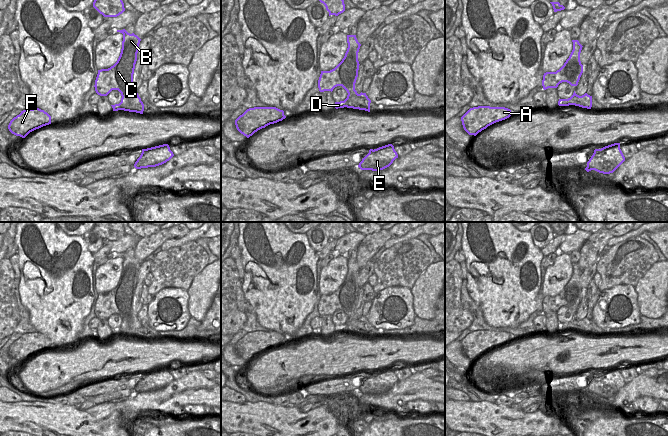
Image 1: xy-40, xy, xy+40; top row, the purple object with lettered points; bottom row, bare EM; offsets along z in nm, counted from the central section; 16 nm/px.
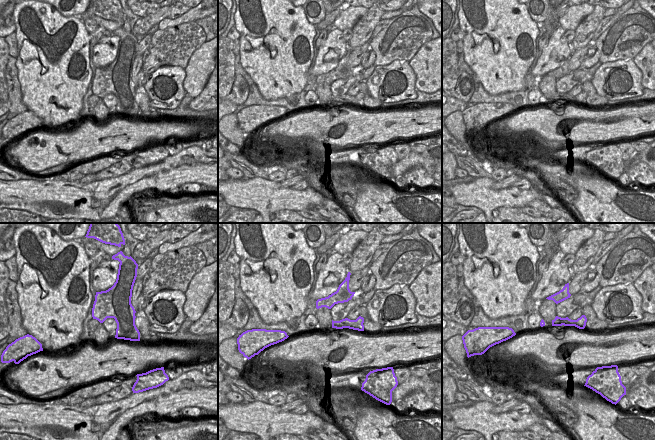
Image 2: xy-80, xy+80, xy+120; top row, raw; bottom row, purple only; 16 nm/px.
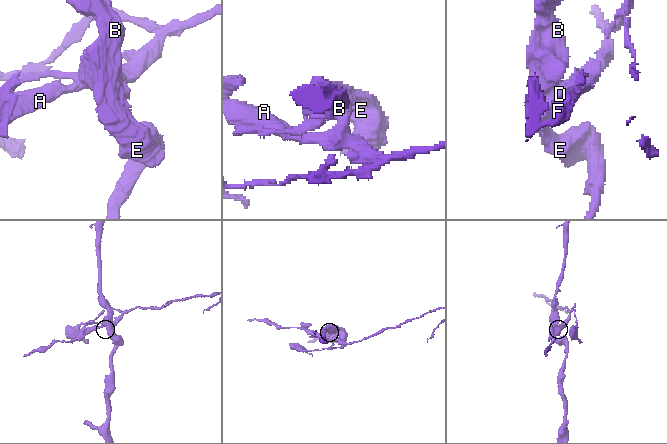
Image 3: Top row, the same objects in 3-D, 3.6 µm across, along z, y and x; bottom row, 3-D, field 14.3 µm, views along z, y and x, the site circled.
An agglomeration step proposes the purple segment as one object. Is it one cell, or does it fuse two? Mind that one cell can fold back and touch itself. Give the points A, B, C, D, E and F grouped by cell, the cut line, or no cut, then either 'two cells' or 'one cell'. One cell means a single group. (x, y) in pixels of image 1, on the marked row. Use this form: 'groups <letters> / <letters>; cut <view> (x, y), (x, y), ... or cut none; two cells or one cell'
groups A D F / B C E; cut xy (359, 94), (357, 108); two cells

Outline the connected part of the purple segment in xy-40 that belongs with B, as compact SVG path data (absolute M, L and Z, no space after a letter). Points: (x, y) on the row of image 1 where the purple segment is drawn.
M125 29L117 32L123 34L120 56L110 68L98 70L95 91L100 96L107 96L112 90L118 90L122 96L120 110L143 114L144 104L133 87L133 74L141 39Z

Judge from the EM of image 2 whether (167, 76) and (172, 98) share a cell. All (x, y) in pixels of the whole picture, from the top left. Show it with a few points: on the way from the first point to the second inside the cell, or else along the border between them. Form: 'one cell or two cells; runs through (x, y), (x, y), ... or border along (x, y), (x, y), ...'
one cell; runs through (167, 81), (167, 93)

